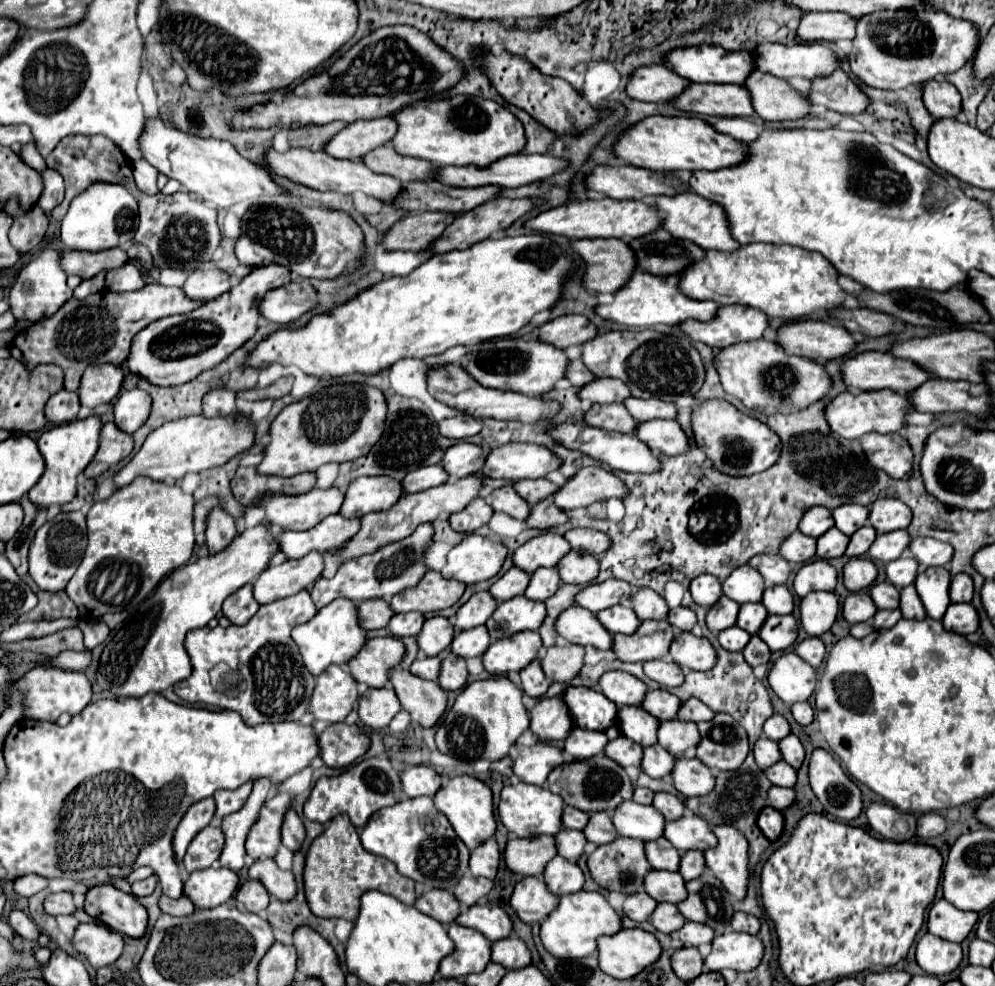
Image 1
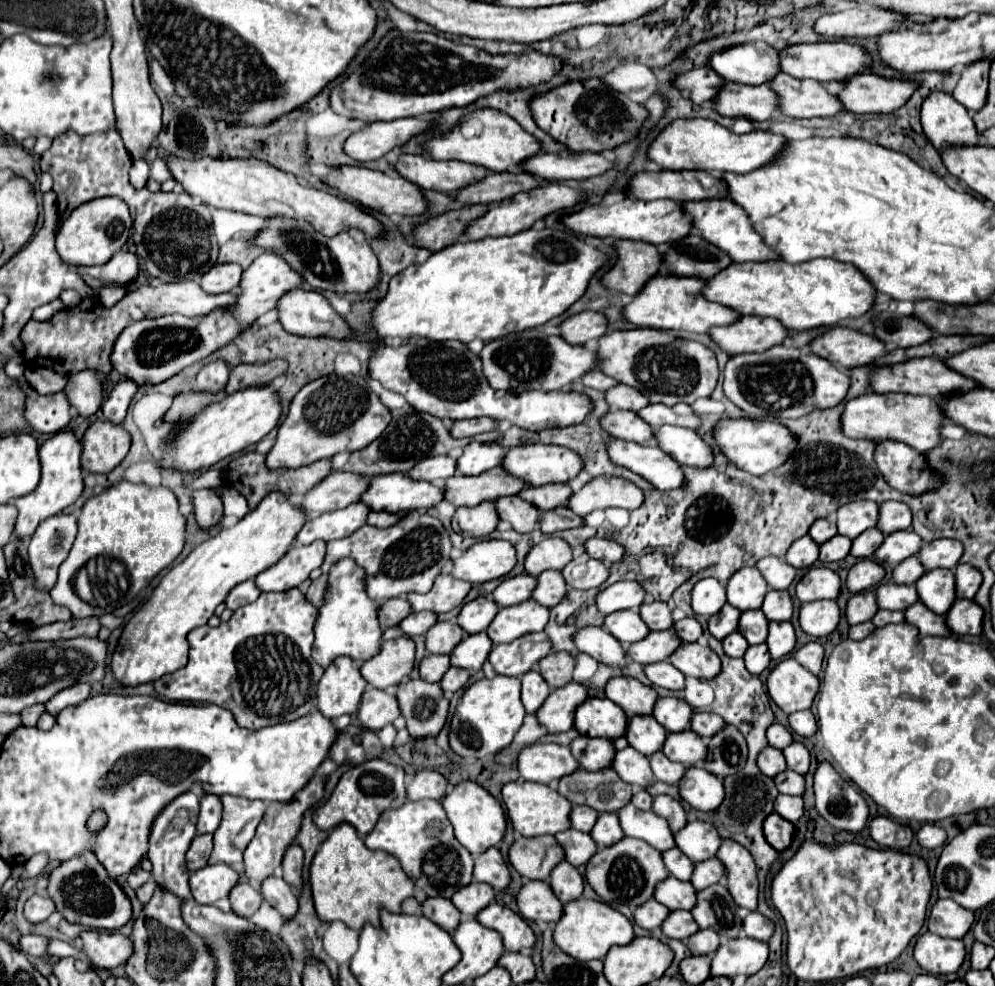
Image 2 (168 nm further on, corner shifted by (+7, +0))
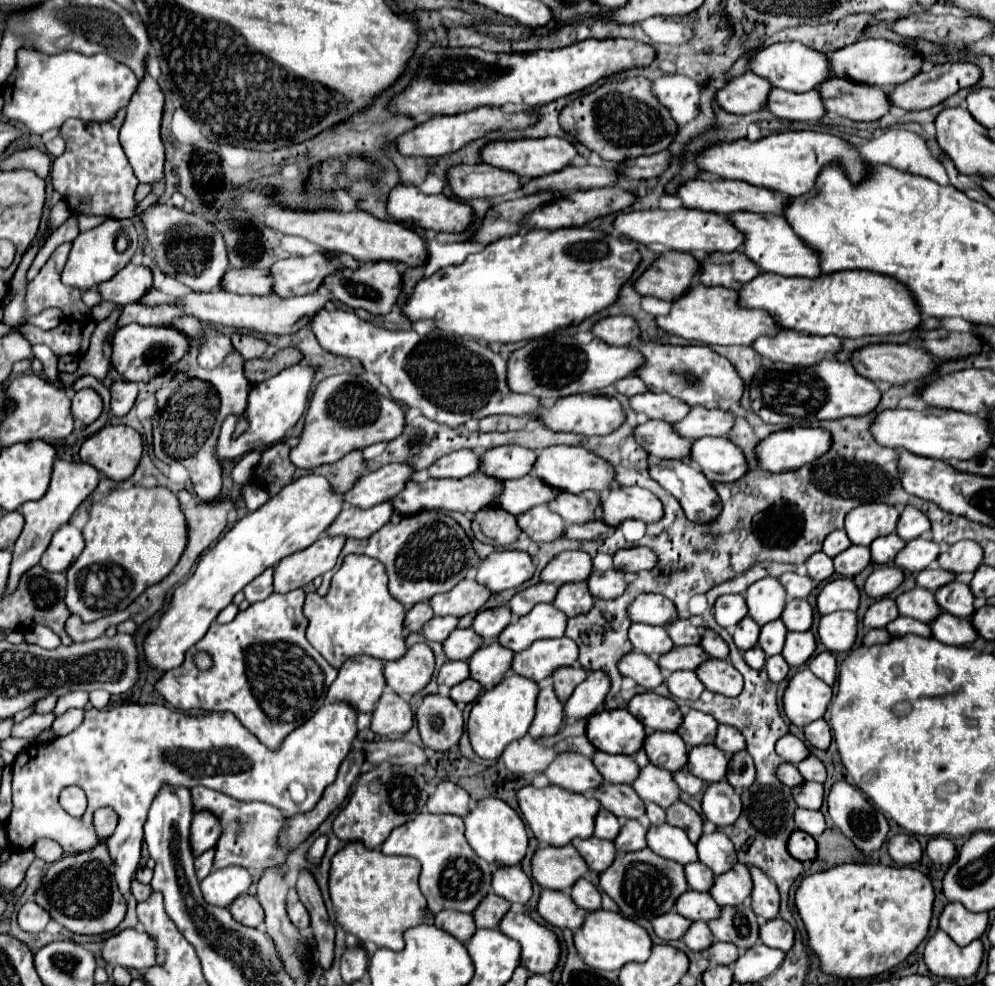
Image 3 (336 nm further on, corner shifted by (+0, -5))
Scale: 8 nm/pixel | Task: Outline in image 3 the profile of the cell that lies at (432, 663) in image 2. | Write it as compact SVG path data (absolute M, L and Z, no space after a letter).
M444 662L444 666L440 668L440 672L438 672L438 684L440 686L448 686L448 688L452 688L452 686L456 686L458 682L462 682L462 680L466 680L470 674L468 674L468 664L466 662Z

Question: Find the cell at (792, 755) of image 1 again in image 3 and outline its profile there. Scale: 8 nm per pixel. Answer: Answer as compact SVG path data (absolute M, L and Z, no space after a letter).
M814 754L804 758L804 762L798 764L798 770L800 770L804 780L814 780L814 782L824 782L826 780L826 768Z

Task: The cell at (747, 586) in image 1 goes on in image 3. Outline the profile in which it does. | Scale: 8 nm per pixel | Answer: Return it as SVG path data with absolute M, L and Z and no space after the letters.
M766 576L766 578L750 584L744 598L746 598L746 606L748 606L748 616L756 624L764 626L766 622L780 618L780 614L784 610L784 602L786 602L786 590L784 590L784 586L780 586L780 582L776 578Z

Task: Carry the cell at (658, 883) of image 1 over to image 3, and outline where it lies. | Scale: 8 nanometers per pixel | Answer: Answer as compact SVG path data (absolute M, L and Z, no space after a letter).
M686 890L678 900L676 900L676 912L682 914L688 920L712 920L720 916L720 906L712 900L708 892L696 892L696 890Z

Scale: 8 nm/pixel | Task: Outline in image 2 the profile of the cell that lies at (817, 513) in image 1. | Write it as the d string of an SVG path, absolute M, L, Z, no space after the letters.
M819 519L819 521L815 521L813 527L809 529L809 535L811 535L811 539L813 539L815 543L823 545L825 541L829 541L831 537L837 535L837 527L835 527L835 523L829 521L829 519Z

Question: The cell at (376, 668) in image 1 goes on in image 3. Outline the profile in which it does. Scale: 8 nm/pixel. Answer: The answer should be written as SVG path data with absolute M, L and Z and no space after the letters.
M414 644L394 662L384 664L386 686L400 696L412 696L422 690L434 672L434 654L428 644Z

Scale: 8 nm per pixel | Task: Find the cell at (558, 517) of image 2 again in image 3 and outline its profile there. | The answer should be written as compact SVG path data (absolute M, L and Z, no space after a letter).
M594 520L594 522L586 522L586 524L574 524L568 526L564 530L564 538L572 538L572 540L598 540L598 538L606 538L614 532L614 528L610 528L608 524L604 524L602 520Z

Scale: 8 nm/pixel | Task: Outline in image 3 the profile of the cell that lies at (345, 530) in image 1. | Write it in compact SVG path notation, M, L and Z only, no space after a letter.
M382 502L382 504L368 508L368 510L342 508L338 518L326 528L326 534L362 540L366 536L372 536L384 524L388 524L390 516L392 516L392 504L390 502Z

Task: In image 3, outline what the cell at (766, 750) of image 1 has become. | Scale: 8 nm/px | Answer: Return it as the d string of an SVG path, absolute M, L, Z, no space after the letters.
M782 762L782 764L778 766L778 770L776 770L776 776L778 776L778 780L780 780L784 786L788 786L788 788L794 788L794 786L798 786L798 784L804 782L804 778L802 778L800 772L798 772L798 768L796 768L794 764L790 764L790 762Z

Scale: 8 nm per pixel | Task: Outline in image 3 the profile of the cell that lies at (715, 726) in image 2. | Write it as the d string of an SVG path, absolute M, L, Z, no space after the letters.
M718 724L718 730L716 730L716 738L714 738L714 744L722 750L722 752L728 752L728 754L734 754L736 750L744 750L744 736L732 728L732 726L726 726L726 724Z

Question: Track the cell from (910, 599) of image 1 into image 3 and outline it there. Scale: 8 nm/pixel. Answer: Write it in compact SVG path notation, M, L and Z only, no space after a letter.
M948 612L938 614L928 626L932 630L932 636L936 640L940 640L942 644L966 646L966 644L974 642L974 638L978 636L974 626L970 624L970 618L958 618Z

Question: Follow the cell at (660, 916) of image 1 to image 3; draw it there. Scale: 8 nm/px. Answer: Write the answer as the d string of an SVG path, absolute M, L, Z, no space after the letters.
M702 920L692 922L682 940L690 950L706 950L714 942L712 932L708 930L708 924L702 922Z

